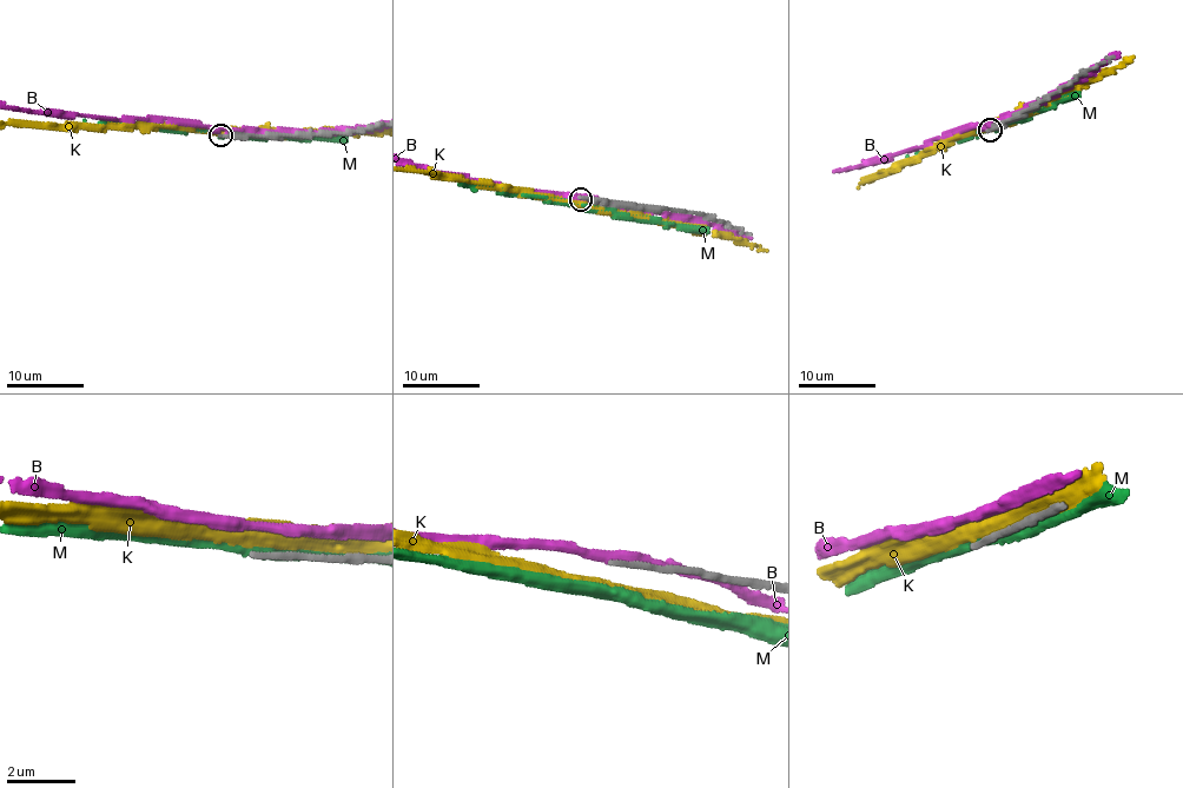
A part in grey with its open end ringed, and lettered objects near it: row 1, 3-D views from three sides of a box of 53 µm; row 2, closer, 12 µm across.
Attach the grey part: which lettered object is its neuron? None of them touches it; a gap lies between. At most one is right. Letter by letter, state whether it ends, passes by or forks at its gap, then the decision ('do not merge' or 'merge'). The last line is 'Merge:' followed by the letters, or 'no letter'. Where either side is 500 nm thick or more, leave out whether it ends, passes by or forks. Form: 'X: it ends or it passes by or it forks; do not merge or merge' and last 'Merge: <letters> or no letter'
B: it passes by; do not merge
K: it passes by; do not merge
M: it passes by; do not merge
Merge: no letter

